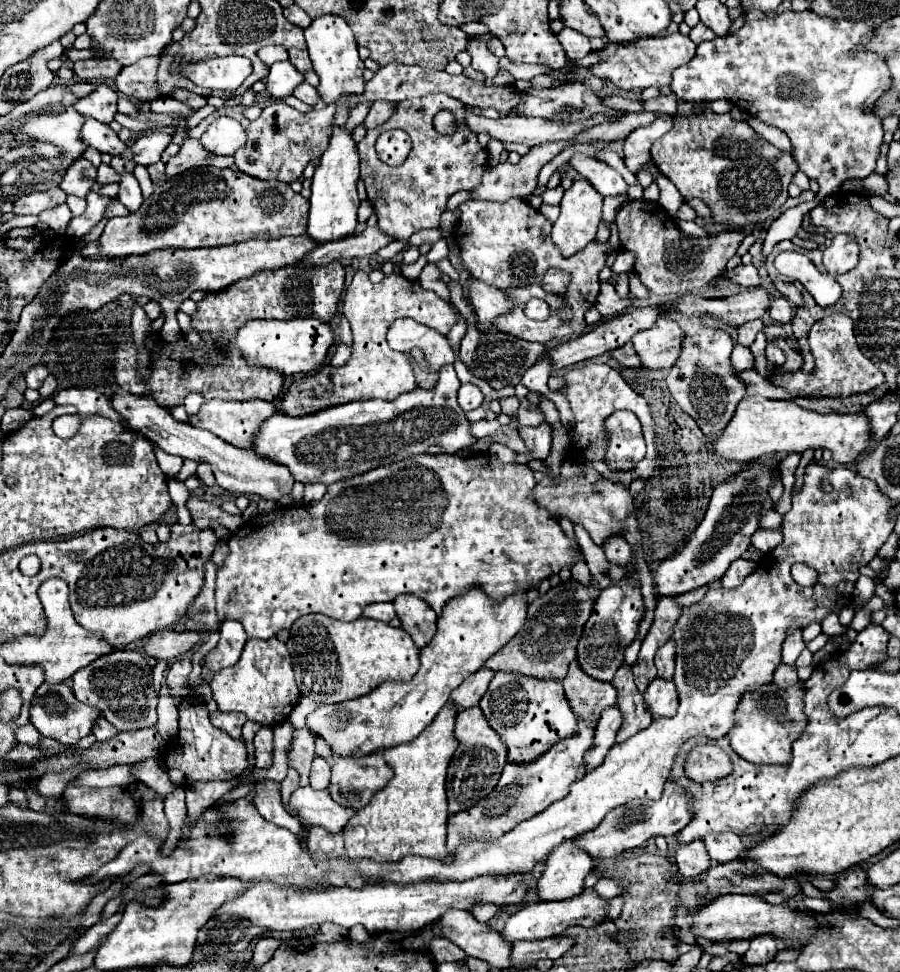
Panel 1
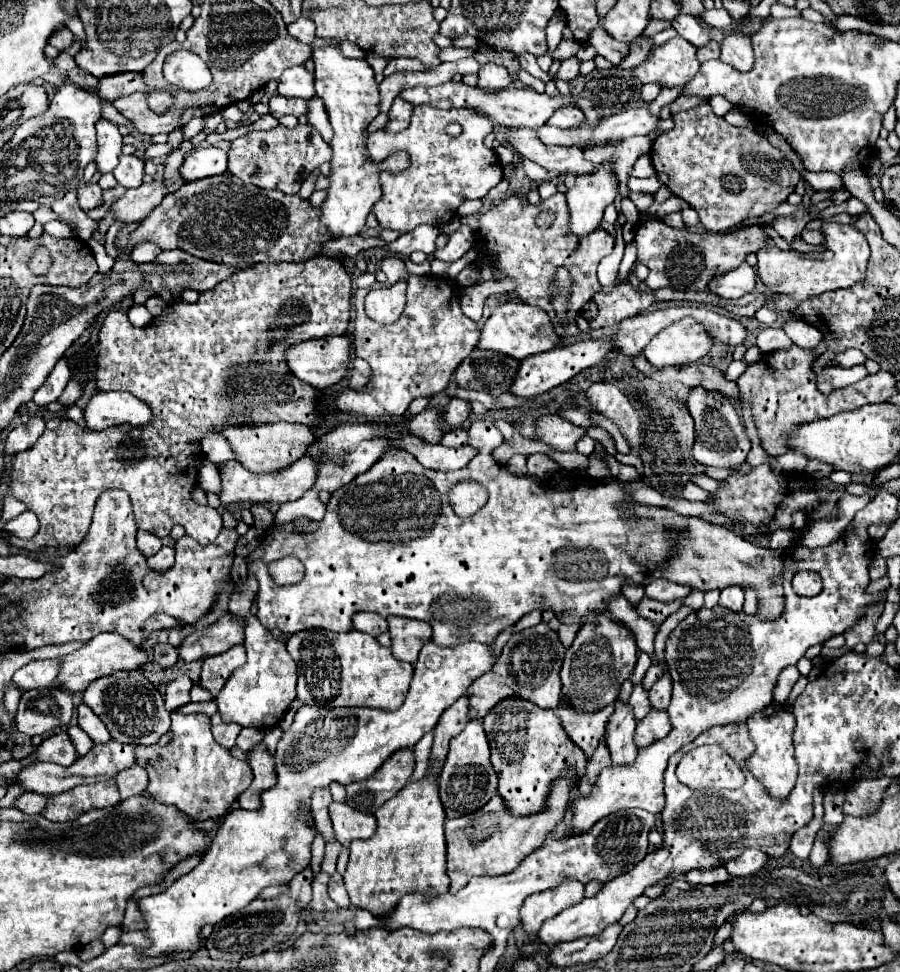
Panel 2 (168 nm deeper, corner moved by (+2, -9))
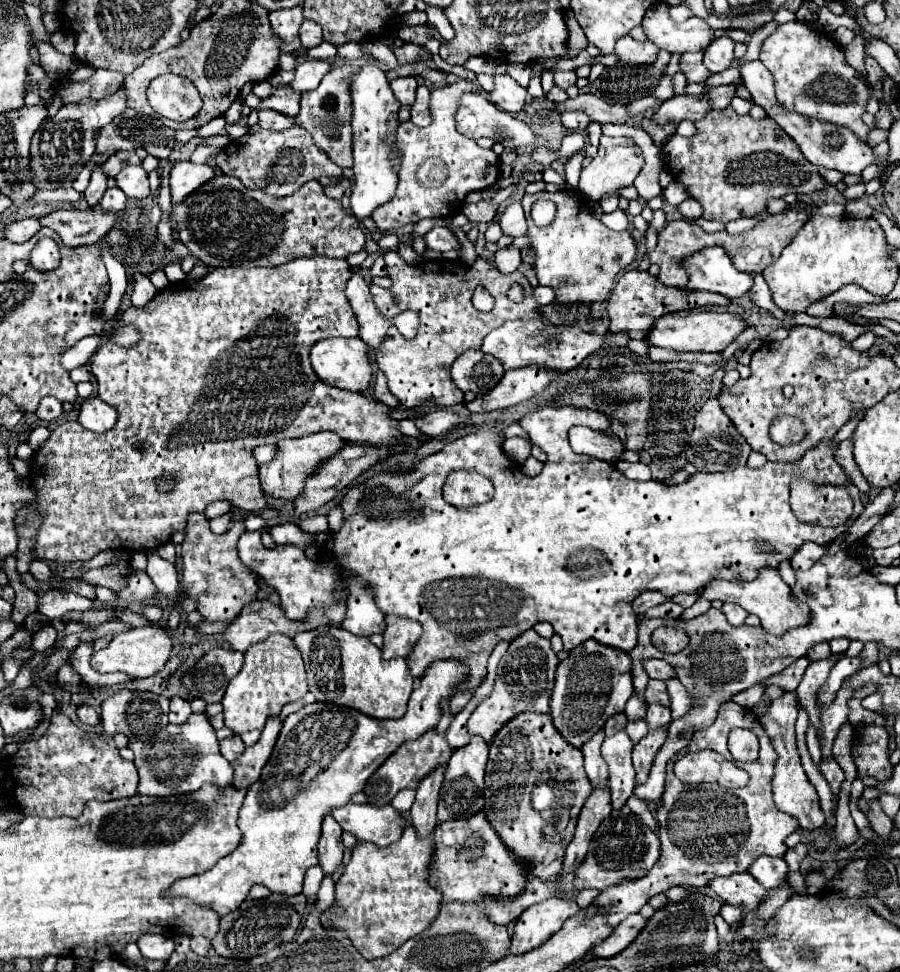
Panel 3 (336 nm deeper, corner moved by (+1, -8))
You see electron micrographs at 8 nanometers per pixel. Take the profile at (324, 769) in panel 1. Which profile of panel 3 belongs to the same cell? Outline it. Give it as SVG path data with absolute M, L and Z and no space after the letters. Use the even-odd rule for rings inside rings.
M326 815L322 823L322 835L318 841L318 859L324 875L332 875L342 865L344 845L340 835L342 829L338 827L338 823L332 819L332 815Z

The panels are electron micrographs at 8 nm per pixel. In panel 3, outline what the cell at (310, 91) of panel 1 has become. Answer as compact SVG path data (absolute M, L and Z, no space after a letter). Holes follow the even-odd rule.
M290 85L276 87L268 99L262 99L258 109L274 109L284 115L298 115L300 111L300 93Z

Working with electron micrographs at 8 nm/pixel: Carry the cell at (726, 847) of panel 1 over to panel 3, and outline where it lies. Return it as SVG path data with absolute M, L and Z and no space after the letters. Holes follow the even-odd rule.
M758 857L758 861L752 863L748 873L754 875L754 879L764 885L766 889L780 887L788 877L788 865L784 859L778 857Z

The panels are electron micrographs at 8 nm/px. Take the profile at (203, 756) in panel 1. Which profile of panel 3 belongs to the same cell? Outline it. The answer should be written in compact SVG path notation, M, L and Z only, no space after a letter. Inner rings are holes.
M192 715L184 725L168 725L166 729L158 731L152 741L130 741L128 747L134 751L134 765L140 775L138 795L180 795L200 789L202 783L216 783L226 787L234 777L232 765L222 757L218 739L206 715Z

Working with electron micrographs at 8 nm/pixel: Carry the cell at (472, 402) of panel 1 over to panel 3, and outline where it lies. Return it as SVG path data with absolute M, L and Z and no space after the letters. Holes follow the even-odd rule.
M436 409L432 413L426 413L418 419L414 419L414 423L424 435L440 437L440 435L446 435L454 427L456 419L458 419L458 415L452 409Z

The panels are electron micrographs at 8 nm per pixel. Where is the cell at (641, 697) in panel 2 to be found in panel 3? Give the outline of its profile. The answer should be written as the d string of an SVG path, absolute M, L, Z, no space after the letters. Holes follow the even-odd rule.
M640 719L640 721L630 721L630 723L626 725L626 733L630 735L632 743L636 745L636 743L642 739L642 735L646 735L646 733L648 733L646 721L644 721L644 719Z

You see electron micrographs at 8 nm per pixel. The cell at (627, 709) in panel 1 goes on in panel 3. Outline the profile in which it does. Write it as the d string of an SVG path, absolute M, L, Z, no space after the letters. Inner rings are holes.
M618 731L606 737L602 745L602 757L608 763L608 781L612 791L612 809L622 809L626 799L634 791L634 767L632 767L632 741L626 731Z

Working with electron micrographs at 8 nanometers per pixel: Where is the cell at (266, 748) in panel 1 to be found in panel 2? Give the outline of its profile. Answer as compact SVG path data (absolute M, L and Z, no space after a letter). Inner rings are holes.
M277 726L275 730L267 730L267 732L265 732L265 736L263 736L263 746L267 748L267 752L269 752L271 756L275 756L275 746L277 746L277 742L281 740L281 736L283 736L281 726Z

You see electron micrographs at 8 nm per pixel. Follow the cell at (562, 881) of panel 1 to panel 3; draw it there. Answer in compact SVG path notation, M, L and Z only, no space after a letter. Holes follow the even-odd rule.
M550 897L538 905L528 907L514 925L514 935L510 943L512 955L522 955L540 947L556 931L562 929L564 921L576 915L580 909L576 901L566 901L560 897Z

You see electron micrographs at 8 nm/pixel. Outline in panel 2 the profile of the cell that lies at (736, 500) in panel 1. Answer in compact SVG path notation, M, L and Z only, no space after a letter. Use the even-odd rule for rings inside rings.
M659 578L659 580L651 580L645 586L645 596L659 600L659 602L675 602L675 600L683 600L689 596L693 588L687 584L675 584L671 580Z

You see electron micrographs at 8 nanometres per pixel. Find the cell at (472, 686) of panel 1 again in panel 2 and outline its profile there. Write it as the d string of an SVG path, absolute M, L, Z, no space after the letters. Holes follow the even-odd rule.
M461 696L455 700L455 704L451 704L443 716L439 718L433 734L435 734L435 742L433 742L433 750L431 750L431 770L435 774L439 774L445 756L449 752L449 740L453 736L457 736L465 724L469 722L469 700L467 696Z

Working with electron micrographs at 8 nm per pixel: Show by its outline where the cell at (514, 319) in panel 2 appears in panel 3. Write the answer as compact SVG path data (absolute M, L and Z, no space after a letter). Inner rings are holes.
M518 319L518 321L504 323L502 327L488 333L484 343L482 343L482 351L494 355L504 365L504 371L536 365L536 367L546 367L550 371L562 373L562 371L574 369L590 353L594 353L596 349L606 347L606 345L626 347L628 335L608 333L602 337L602 335L594 335L594 333L584 333L584 331L580 331L580 327L574 327L574 325L566 325L566 327L550 325L550 327L546 327L542 321L520 321Z

